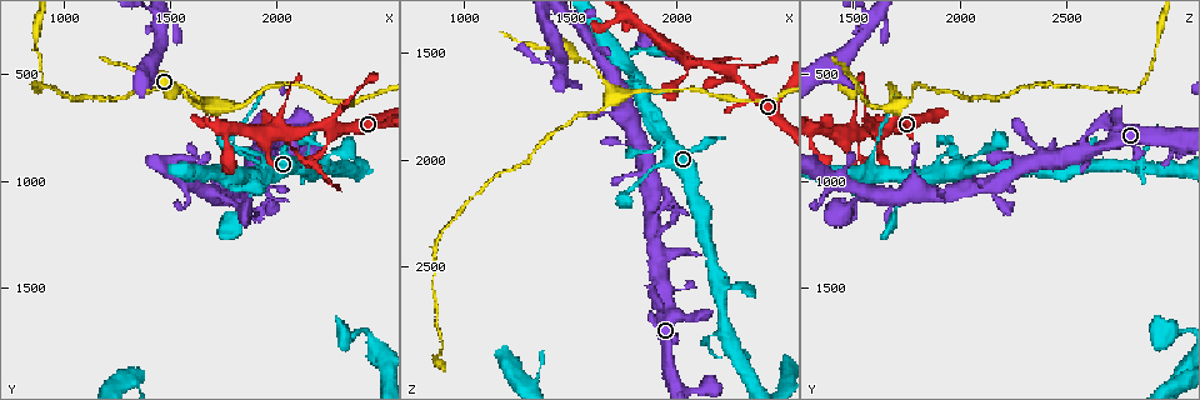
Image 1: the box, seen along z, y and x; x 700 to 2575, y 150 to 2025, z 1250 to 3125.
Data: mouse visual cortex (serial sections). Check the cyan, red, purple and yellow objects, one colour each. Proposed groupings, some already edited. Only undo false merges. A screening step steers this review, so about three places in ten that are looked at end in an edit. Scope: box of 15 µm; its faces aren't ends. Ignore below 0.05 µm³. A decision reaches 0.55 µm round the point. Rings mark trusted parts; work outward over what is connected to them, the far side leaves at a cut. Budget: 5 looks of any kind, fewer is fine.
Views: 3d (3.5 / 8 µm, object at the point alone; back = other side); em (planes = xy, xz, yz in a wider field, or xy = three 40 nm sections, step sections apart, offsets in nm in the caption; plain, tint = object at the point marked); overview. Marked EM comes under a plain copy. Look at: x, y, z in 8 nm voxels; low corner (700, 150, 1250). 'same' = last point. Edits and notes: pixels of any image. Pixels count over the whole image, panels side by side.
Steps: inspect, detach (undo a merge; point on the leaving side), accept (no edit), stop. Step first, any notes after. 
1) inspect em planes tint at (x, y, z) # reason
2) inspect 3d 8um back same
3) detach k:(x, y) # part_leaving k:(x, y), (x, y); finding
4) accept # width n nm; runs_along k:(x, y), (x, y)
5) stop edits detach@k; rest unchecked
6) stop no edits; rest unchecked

inspect 3d 3.5um at (2280, 740, 1620) # four or more arms meet

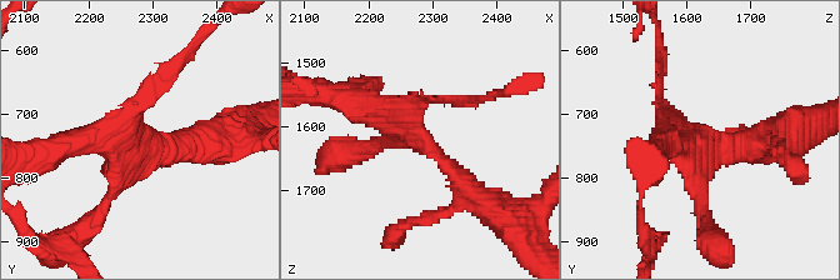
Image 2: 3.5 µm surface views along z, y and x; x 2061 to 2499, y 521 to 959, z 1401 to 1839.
inspect em planes tint at (2285, 740, 1620) # arms 4; arm_widths 150, 200, 350, 350 nm

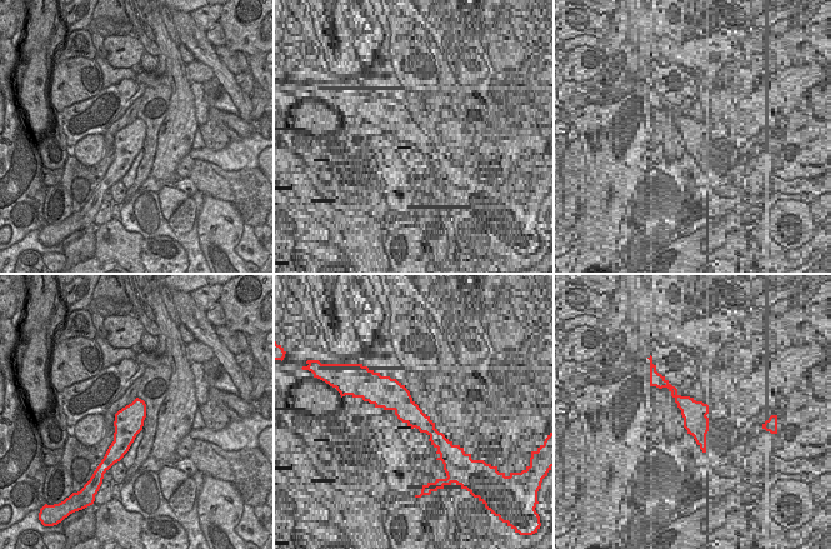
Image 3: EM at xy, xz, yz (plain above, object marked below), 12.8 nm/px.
inspect em xy step 1 tint same

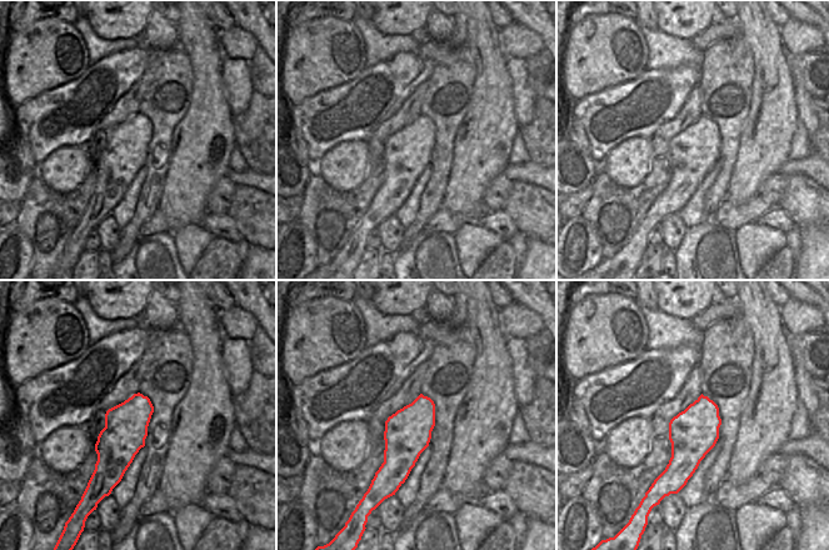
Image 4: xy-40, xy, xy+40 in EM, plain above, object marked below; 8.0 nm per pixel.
accept # runs_along 2:(478, 199), (401, 121), (348, 100); one cell here

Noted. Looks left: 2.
inspect 3d 3.5um at (1690, 660, 1690)

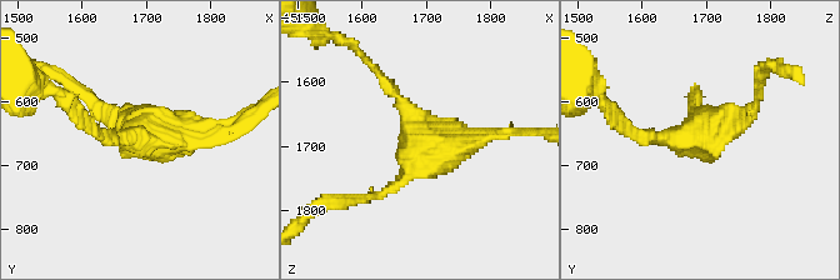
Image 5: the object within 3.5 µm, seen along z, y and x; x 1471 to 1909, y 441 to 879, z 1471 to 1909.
inspect em xy step 1 tint at (1695, 650, 1695) # arms 3; arm_widths 150, 150, 150 nm; shape alone is not enough

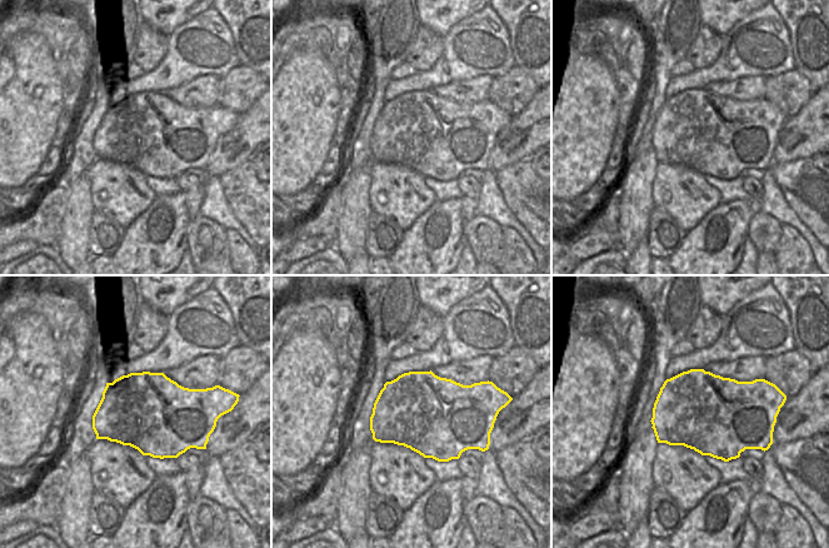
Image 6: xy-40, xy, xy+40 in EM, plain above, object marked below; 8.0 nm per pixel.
accept # width 650 nm; runs_along 5:(638, 134), (704, 134), (755, 103); continuous, no second cell

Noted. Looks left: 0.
stop no edits; rest unchecked

